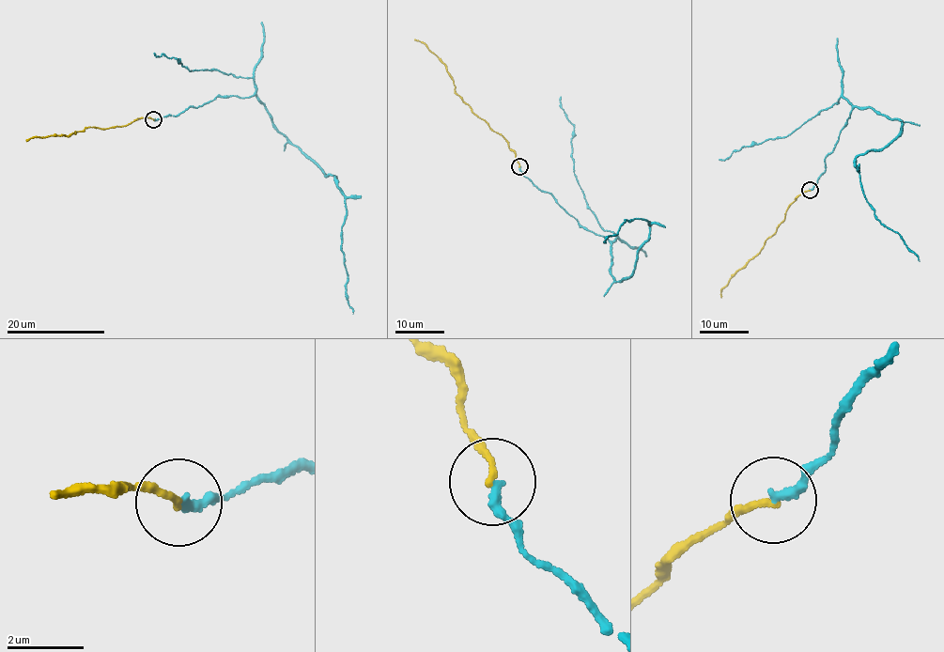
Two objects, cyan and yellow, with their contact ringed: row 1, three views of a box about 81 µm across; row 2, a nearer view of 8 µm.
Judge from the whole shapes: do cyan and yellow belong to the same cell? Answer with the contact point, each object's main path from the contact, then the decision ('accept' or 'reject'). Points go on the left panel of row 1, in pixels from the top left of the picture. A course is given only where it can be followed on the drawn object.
at (153, 119); cyan runs (154, 119), (176, 116), (218, 97), (254, 95), (284, 136), (336, 178), (344, 196), (341, 247), (353, 314); yellow runs (154, 119), (147, 116), (120, 127), (101, 129), (93, 126), (66, 136), (36, 136), (26, 141); accept

